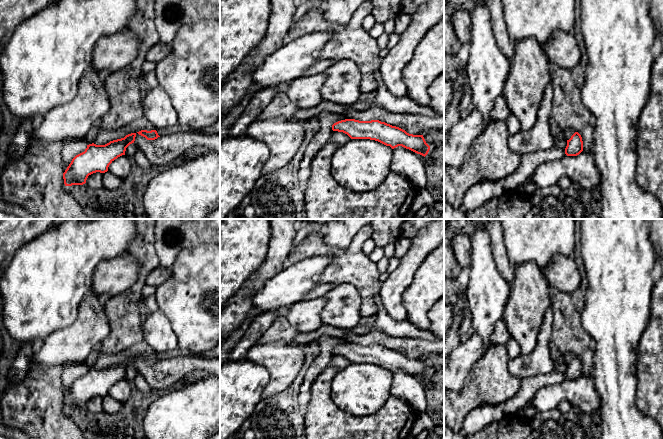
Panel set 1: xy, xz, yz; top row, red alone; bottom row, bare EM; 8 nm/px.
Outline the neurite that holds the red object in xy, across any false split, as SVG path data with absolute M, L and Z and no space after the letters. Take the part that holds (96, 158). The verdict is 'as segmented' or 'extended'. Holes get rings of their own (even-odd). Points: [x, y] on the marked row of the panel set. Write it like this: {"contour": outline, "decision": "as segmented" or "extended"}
{"contour": "M131 133L105 145L87 145L85 151L76 155L63 173L65 186L83 185L89 175L107 172L115 159L125 155L126 148L134 143L135 137L136 133Z", "decision": "as segmented"}

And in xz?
{"contour": "M345 119L334 123L332 130L343 132L351 139L375 140L390 146L392 149L402 146L424 157L430 150L430 146L426 143L423 135L409 134L399 127L379 120Z", "decision": "as segmented"}

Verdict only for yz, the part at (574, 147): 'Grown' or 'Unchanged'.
Unchanged

